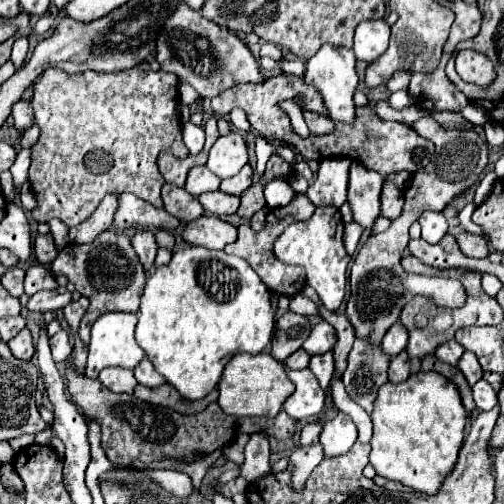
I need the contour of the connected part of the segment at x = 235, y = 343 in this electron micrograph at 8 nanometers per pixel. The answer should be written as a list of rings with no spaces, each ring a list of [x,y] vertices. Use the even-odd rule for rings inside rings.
[[[205,247],[181,249],[167,267],[153,271],[137,317],[137,343],[167,383],[187,399],[211,393],[233,355],[261,353],[273,333],[267,285],[241,257]]]

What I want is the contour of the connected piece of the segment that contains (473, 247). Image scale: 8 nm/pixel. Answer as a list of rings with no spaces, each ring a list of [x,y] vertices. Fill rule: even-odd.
[[[459,233],[455,239],[457,239],[457,245],[459,245],[461,253],[467,255],[467,257],[487,257],[489,255],[487,241],[481,235]]]

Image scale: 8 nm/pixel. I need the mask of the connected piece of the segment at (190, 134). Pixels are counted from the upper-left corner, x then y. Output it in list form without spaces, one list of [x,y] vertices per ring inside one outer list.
[[[183,123],[181,125],[181,135],[183,135],[183,143],[187,145],[187,149],[191,153],[199,153],[203,149],[203,143],[205,143],[203,127],[193,125],[193,123]]]

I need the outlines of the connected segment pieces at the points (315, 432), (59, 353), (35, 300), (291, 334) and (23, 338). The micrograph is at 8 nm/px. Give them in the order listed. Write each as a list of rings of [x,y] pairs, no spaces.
[[[307,423],[307,425],[301,429],[299,445],[301,445],[301,447],[315,445],[315,443],[319,441],[319,433],[321,433],[321,425],[319,425],[319,423]]]
[[[61,329],[59,333],[55,333],[55,335],[51,337],[51,351],[53,351],[53,359],[55,359],[57,363],[63,363],[63,361],[71,355],[73,347],[71,347],[71,343],[69,343],[67,331]]]
[[[49,289],[49,291],[39,291],[33,297],[29,297],[27,309],[45,313],[45,311],[59,311],[65,305],[71,303],[71,293],[65,289]]]
[[[291,311],[283,313],[277,321],[271,355],[283,363],[291,353],[301,349],[303,341],[309,337],[309,333],[311,333],[311,323],[305,315],[297,315]]]
[[[25,327],[21,333],[17,333],[17,335],[9,341],[9,349],[13,351],[13,355],[15,355],[17,359],[31,359],[33,353],[35,353],[31,331]]]

